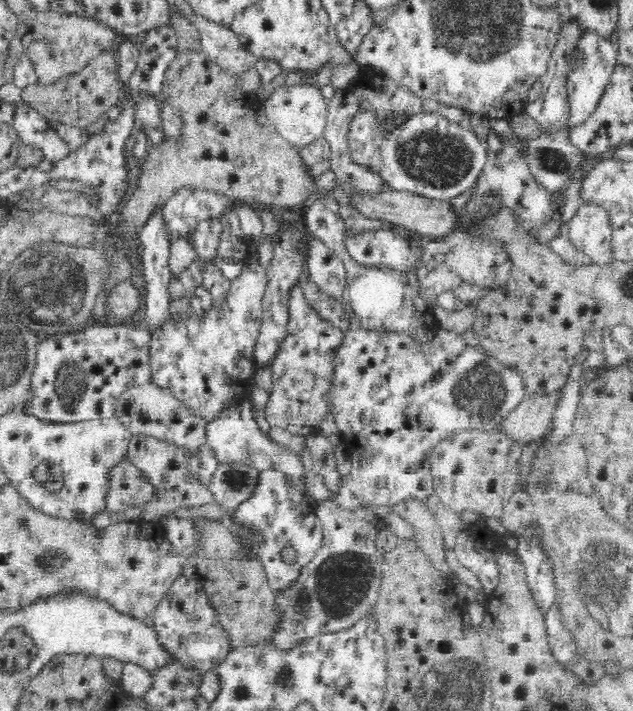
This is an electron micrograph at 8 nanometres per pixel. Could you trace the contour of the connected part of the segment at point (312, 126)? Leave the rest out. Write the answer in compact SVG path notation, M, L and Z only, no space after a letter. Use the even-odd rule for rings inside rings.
M278 86L263 100L263 109L279 135L299 151L323 138L328 118L328 99L324 98L322 90L316 86Z

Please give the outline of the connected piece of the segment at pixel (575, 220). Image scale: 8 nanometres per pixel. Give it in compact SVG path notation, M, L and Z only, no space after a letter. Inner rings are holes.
M584 201L567 224L565 233L576 248L591 258L592 263L603 265L614 260L611 251L612 223L602 205Z

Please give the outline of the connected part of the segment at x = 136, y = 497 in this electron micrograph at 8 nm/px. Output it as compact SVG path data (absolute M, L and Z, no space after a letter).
M124 458L120 465L112 468L110 472L111 486L107 497L108 512L124 513L129 507L142 506L150 497L154 496L156 488L152 487L147 482L147 479L141 473L139 468L136 468L127 458Z

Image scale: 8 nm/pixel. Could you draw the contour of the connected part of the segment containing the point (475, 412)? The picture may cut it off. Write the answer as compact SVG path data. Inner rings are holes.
M352 326L350 330L344 332L344 342L338 348L336 376L334 376L334 390L332 394L332 410L330 413L334 417L334 422L339 428L341 440L350 451L351 472L344 475L343 484L335 492L337 505L345 509L360 509L365 506L393 506L400 502L418 500L426 503L430 496L434 495L433 476L429 456L437 444L442 440L451 437L453 434L460 433L467 429L478 431L500 432L502 423L526 400L530 395L526 389L524 375L516 369L501 363L496 357L486 353L486 349L468 346L458 331L439 328L436 331L434 339L427 343L421 343L414 340L411 336L404 333L396 334L395 332L378 332L374 330L364 330Z

